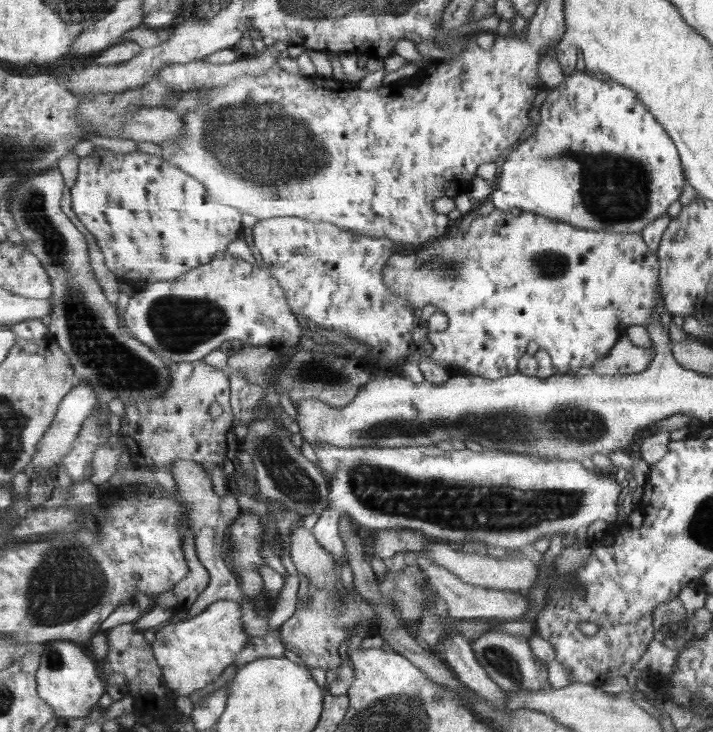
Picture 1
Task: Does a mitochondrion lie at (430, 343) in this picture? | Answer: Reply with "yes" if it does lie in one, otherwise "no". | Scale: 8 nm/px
no

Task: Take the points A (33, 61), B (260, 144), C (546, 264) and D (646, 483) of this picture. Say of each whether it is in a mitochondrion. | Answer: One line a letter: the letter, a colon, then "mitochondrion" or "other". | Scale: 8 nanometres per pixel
A: other
B: mitochondrion
C: mitochondrion
D: other

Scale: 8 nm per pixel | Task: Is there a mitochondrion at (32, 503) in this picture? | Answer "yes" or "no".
no

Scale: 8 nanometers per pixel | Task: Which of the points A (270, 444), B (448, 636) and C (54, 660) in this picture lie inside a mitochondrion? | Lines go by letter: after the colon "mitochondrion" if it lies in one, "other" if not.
A: mitochondrion
B: other
C: mitochondrion

